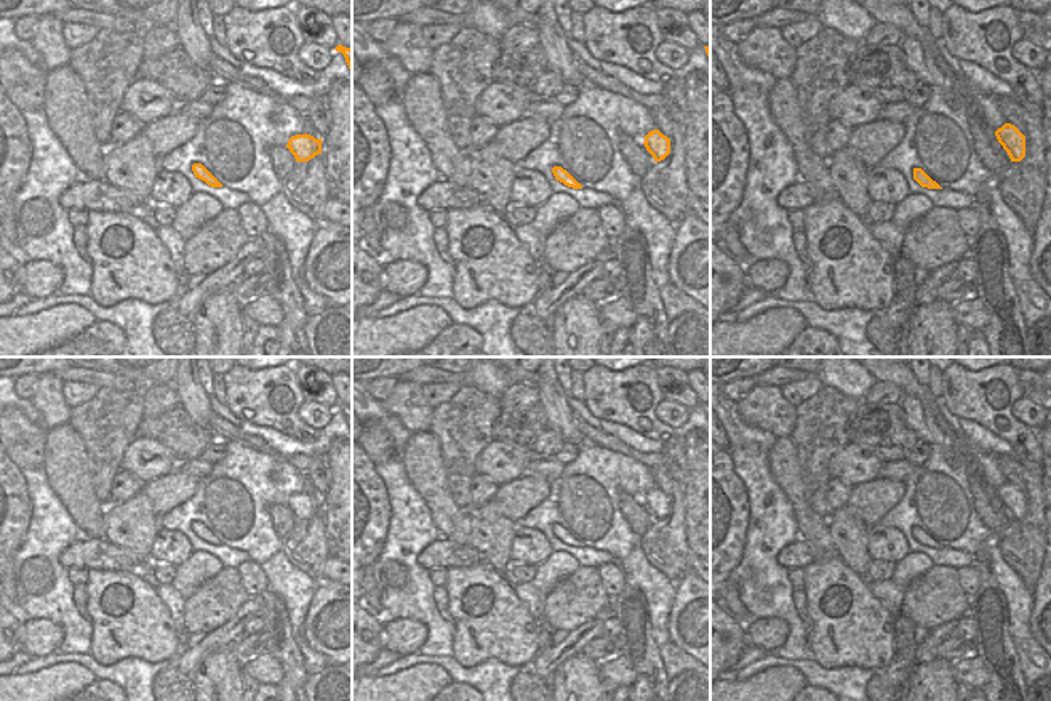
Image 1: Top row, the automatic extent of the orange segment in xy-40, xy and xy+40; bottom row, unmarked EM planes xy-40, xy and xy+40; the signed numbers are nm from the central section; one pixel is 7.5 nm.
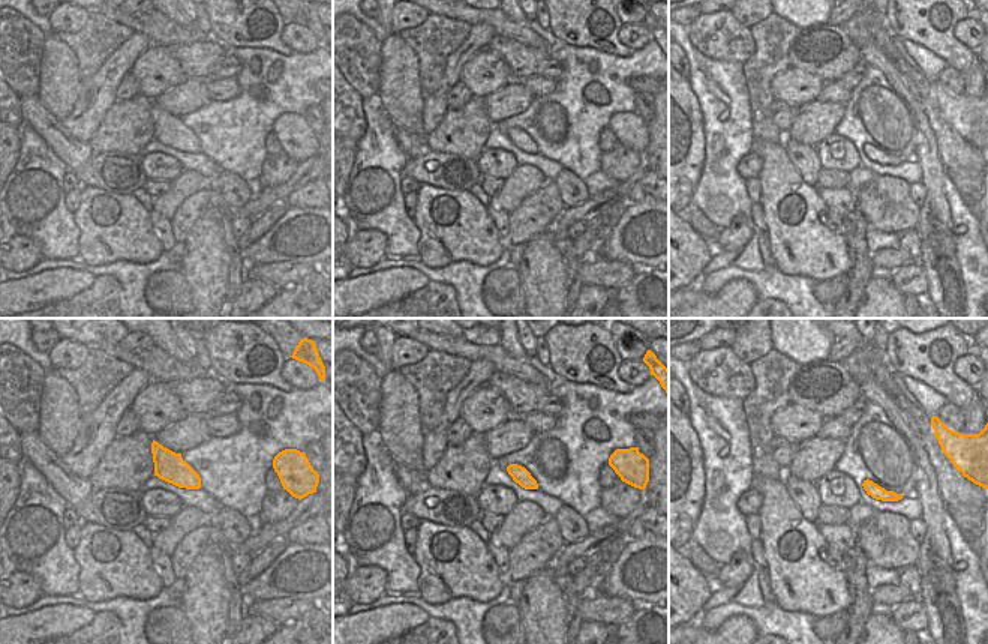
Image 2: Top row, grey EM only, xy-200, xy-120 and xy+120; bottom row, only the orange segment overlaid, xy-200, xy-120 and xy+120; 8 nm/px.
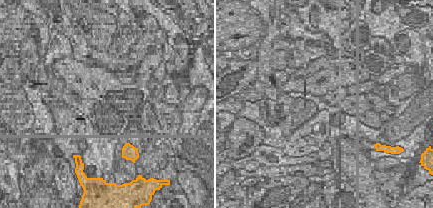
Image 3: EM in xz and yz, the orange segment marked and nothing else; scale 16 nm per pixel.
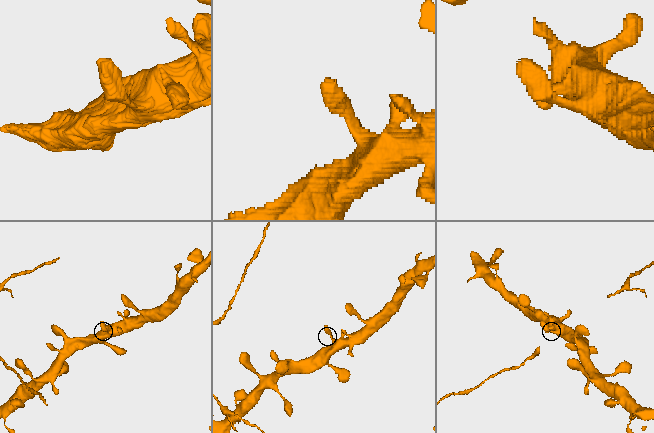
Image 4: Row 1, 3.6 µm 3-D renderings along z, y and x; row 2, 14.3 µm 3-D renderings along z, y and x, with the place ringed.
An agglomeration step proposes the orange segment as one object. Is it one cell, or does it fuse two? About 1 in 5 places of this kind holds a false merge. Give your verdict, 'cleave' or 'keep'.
keep

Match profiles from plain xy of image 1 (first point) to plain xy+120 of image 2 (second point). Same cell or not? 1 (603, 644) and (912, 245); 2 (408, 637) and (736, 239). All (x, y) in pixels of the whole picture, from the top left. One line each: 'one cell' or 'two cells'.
1: two cells
2: one cell

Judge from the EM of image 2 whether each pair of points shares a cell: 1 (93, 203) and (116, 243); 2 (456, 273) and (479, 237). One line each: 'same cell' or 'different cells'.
1: same cell
2: different cells

